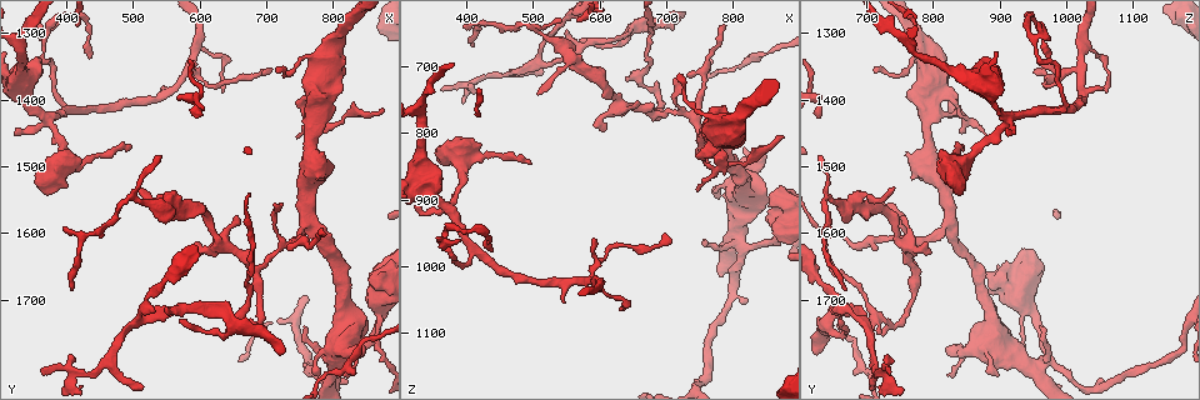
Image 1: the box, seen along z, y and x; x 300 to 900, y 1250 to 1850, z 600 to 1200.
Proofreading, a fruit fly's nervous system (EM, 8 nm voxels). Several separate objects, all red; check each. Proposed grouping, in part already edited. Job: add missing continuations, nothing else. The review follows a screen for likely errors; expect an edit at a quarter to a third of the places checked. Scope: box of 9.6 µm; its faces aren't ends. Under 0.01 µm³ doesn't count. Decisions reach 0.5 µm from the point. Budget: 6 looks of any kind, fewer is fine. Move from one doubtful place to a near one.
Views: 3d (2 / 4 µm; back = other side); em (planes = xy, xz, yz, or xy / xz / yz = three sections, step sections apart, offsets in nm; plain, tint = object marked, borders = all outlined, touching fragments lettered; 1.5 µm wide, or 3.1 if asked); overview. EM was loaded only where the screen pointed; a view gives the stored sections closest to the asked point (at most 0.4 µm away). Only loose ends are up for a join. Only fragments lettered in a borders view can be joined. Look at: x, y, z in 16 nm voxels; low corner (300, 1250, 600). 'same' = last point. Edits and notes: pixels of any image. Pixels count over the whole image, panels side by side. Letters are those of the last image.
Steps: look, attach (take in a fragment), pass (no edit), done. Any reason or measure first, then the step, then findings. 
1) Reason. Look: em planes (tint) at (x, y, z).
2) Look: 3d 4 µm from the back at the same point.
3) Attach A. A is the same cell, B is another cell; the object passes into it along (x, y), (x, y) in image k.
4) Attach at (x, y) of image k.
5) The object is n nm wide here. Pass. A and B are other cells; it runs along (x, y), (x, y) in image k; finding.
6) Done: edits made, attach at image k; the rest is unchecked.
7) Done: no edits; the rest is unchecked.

An open end. Look: 3d 4 µm at (555, 1715, 650).

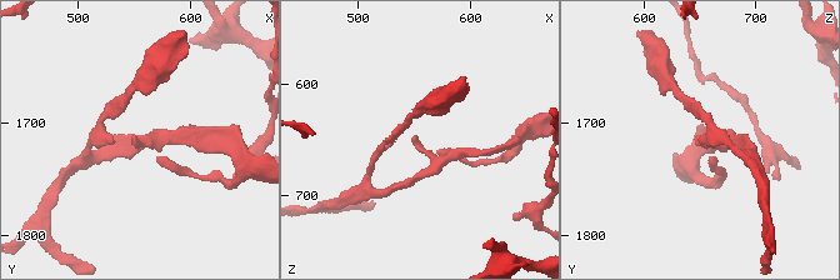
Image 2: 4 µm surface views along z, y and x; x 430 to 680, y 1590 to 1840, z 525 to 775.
Look: em xz step 4 (borders) at (548, 1720, 648).

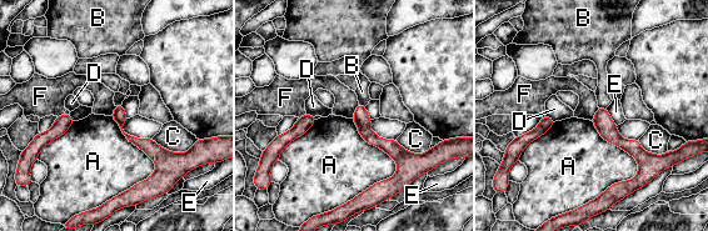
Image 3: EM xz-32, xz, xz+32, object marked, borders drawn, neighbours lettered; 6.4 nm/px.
Look: em planes (borders) at the same point.

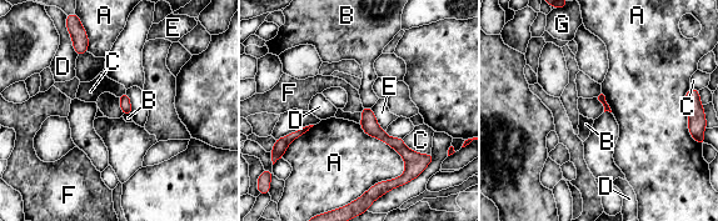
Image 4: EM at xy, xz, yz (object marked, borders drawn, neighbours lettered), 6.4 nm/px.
The longest contact is with A, 480 nm. Pass. A, B, C, D, E, F and G are other cells; it runs along (365, 110), (408, 166) in image 4; none of them fits.

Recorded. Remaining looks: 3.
Branch stops here. Look: em planes (borders) at (510, 1535, 740).

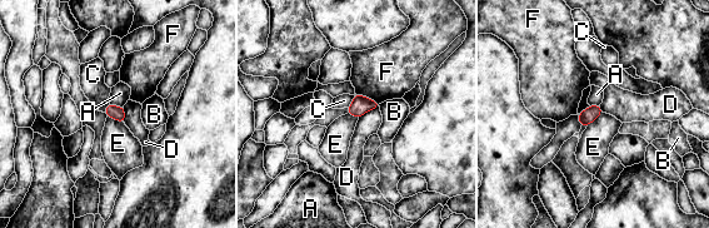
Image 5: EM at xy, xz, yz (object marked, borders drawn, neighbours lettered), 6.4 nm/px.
Pass. A, B, C, D, E and F are other cells; none of them fits.

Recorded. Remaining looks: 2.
Look: em yz step 4 (borders) at (435, 1340, 975).

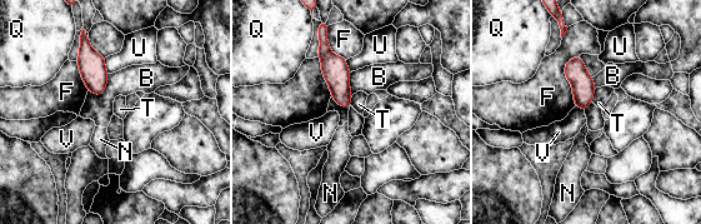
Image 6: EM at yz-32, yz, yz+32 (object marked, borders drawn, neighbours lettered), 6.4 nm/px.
Pass. B, F, N, Q, T, U and V are other cells; a border runs along (576, 105), (584, 110) in image 6; no lettered fragment goes on from it.

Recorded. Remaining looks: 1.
Done: no edits; the rest is unchecked.

